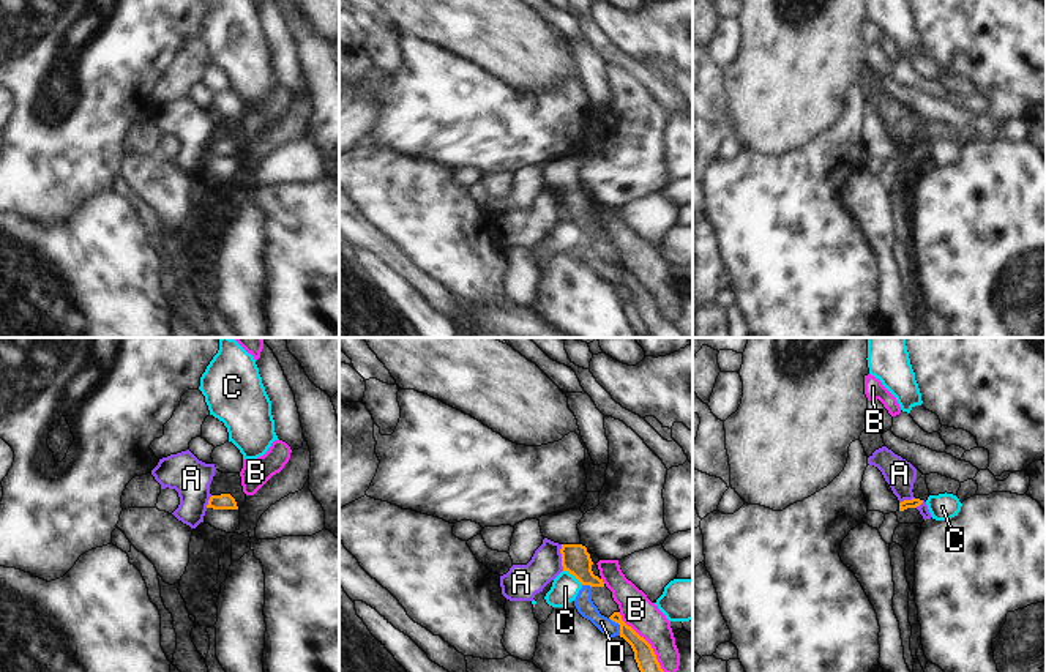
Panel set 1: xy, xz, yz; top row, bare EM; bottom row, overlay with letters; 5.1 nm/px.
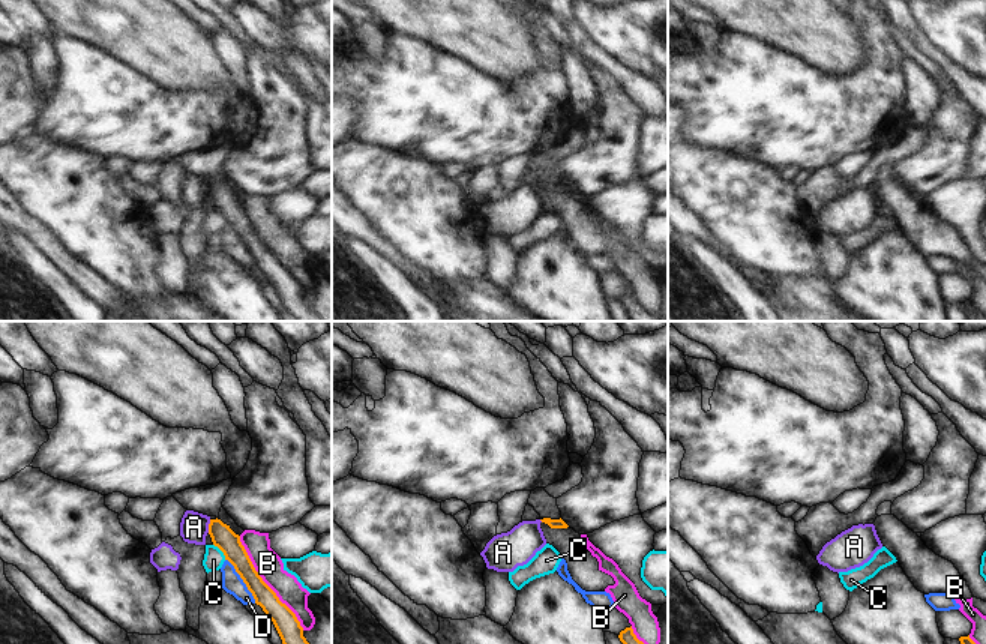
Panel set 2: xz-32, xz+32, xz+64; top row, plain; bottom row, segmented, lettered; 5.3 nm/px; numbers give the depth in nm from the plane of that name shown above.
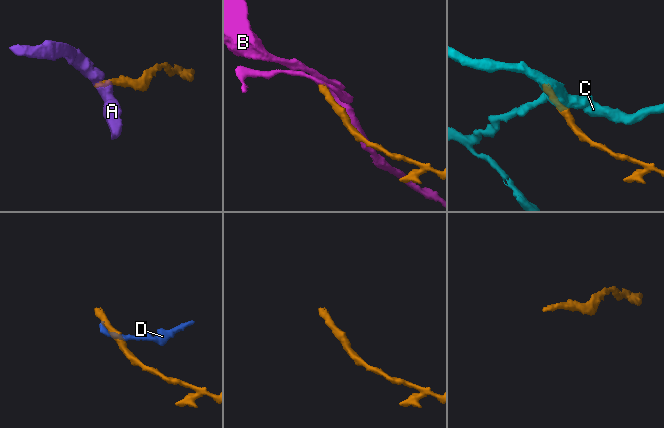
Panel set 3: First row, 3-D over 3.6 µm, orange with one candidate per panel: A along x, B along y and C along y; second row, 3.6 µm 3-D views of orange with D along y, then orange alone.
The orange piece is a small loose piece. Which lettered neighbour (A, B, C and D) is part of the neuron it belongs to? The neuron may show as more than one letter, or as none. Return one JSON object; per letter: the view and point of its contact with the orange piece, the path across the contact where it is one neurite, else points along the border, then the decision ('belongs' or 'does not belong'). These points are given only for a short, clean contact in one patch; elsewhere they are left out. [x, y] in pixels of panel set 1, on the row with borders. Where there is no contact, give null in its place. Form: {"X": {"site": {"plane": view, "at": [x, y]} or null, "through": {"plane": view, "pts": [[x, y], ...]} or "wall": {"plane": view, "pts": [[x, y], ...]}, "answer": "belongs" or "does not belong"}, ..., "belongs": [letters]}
{"A": {"site": {"plane": "xz", "at": [562, 557]}, "wall": {"plane": "xz", "pts": [[560, 545], [560, 565], [564, 570]]}, "answer": "does not belong"}, "B": {"site": {"plane": "xz", "at": [646, 641]}, "answer": "does not belong"}, "C": {"site": {"plane": "xz", "at": [573, 574]}, "answer": "does not belong"}, "D": {"site": {"plane": "xz", "at": [619, 623]}, "wall": {"plane": "xz", "pts": [[609, 617], [619, 625], [620, 634]]}, "answer": "does not belong"}, "belongs": []}

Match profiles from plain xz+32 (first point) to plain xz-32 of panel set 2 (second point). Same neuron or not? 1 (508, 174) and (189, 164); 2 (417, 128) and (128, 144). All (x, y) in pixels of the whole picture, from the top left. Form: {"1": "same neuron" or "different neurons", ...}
{"1": "different neurons", "2": "same neuron"}

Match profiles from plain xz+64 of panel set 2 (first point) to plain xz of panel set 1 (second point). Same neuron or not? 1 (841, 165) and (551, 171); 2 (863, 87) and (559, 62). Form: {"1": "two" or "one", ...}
{"1": "two", "2": "two"}

